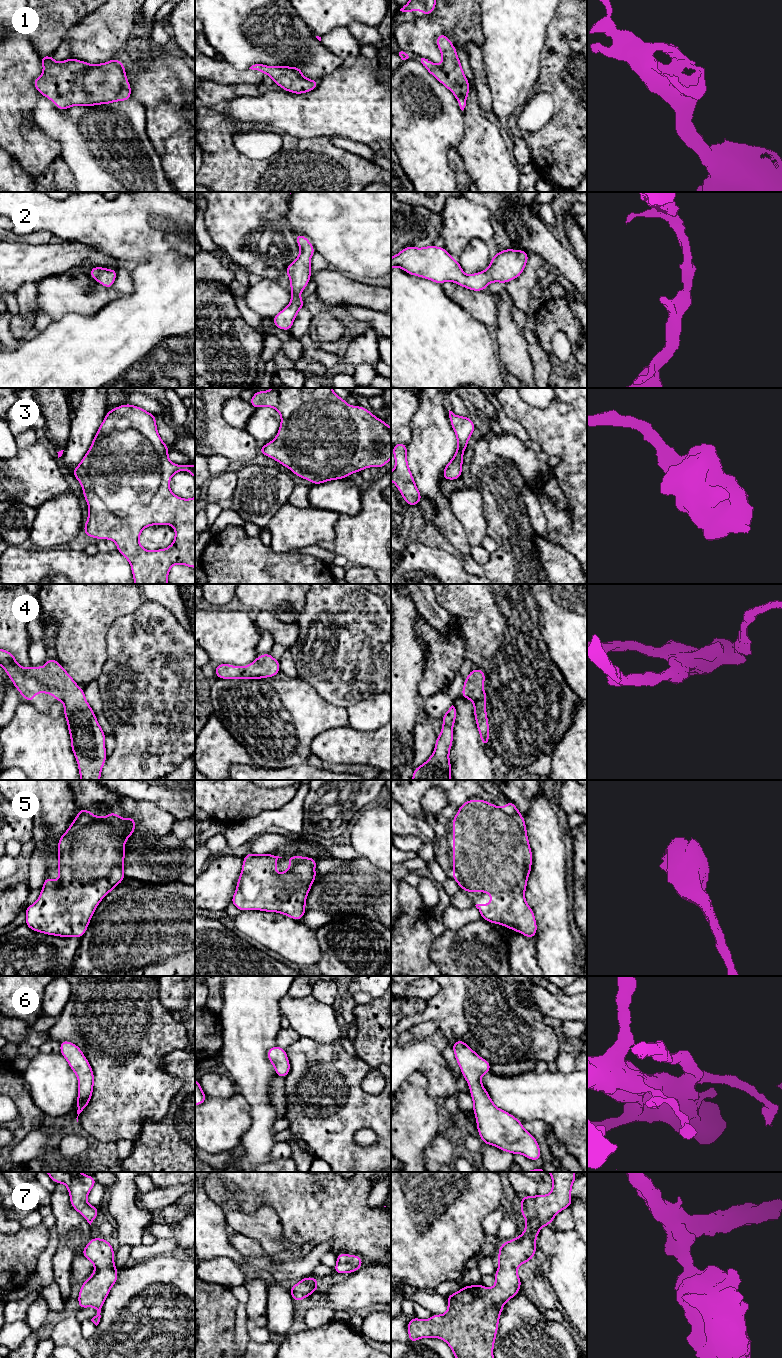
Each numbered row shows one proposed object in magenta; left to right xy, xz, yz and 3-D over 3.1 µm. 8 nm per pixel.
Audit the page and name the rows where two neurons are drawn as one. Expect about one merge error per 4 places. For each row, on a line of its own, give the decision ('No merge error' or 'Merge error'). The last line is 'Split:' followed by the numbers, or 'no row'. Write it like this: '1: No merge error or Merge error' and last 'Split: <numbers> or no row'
1: No merge error
2: No merge error
3: No merge error
4: No merge error
5: No merge error
6: No merge error
7: No merge error
Split: no row

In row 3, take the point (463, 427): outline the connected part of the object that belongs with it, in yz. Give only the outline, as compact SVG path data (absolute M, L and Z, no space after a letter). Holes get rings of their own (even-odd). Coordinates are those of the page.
M450 410L449 418L457 437L457 450L452 460L445 466L442 476L443 479L455 480L461 478L464 450L467 448L468 439L472 436L476 427L470 417L455 415Z

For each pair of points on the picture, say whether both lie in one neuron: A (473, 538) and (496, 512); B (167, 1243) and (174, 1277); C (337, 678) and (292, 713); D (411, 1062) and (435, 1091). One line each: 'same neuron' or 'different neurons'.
A: different neurons
B: different neurons
C: different neurons
D: same neuron

